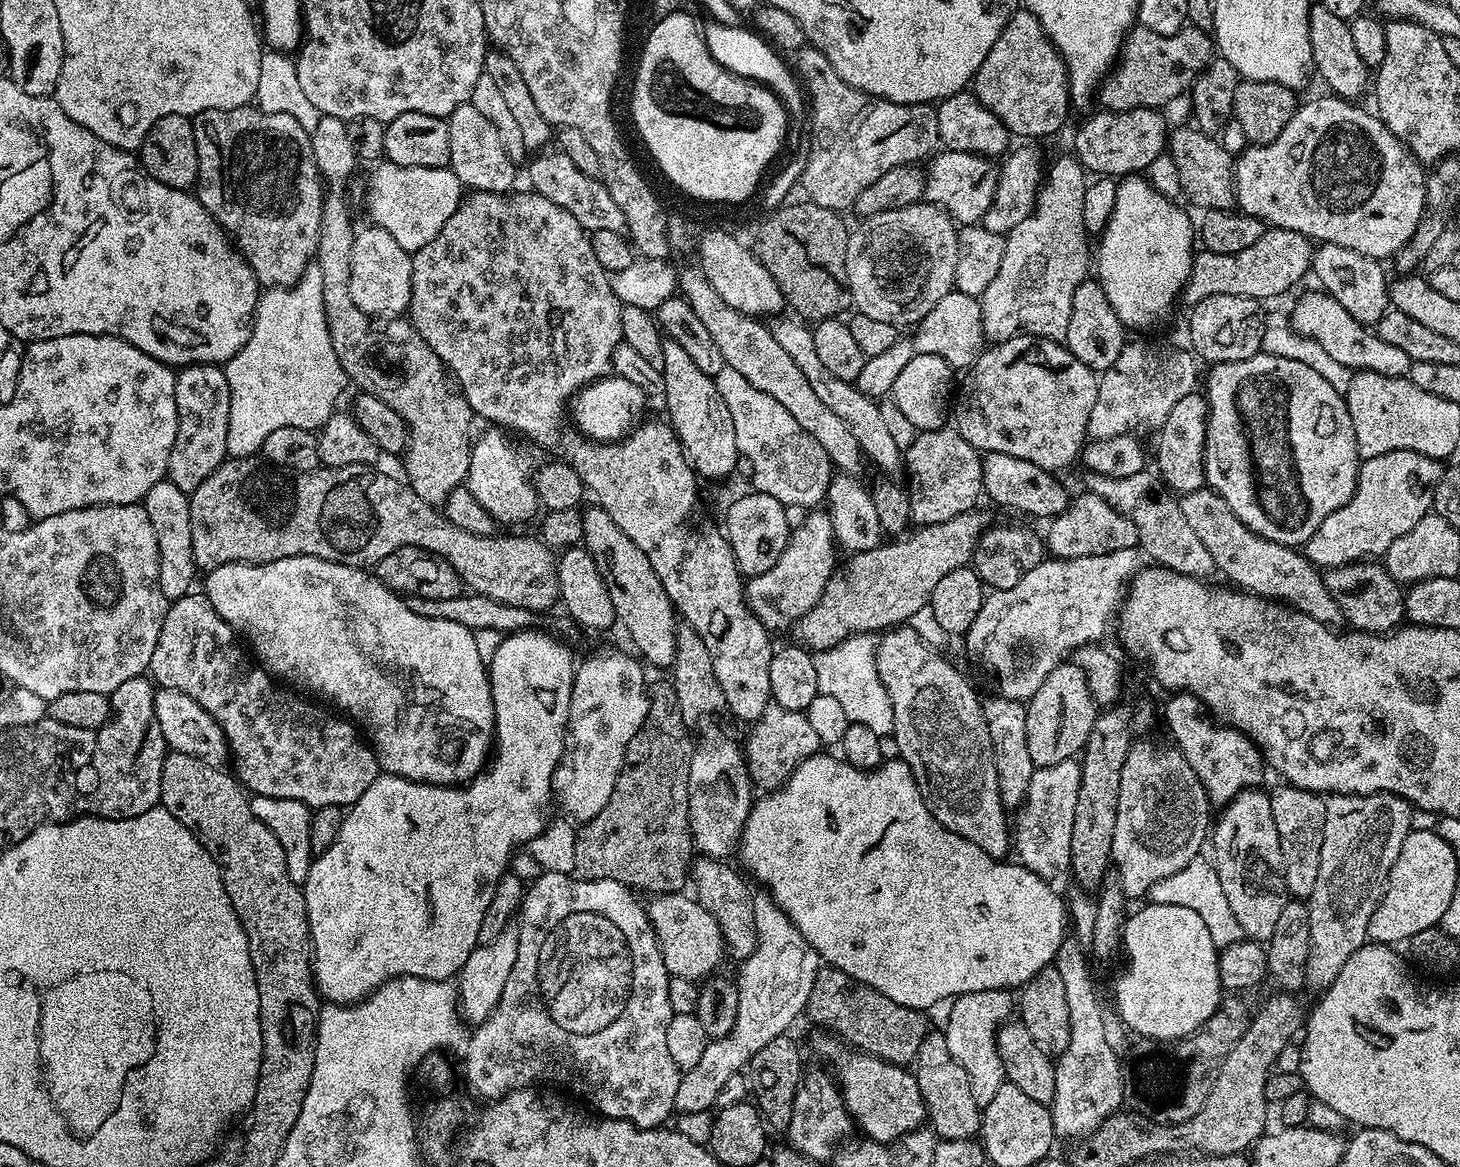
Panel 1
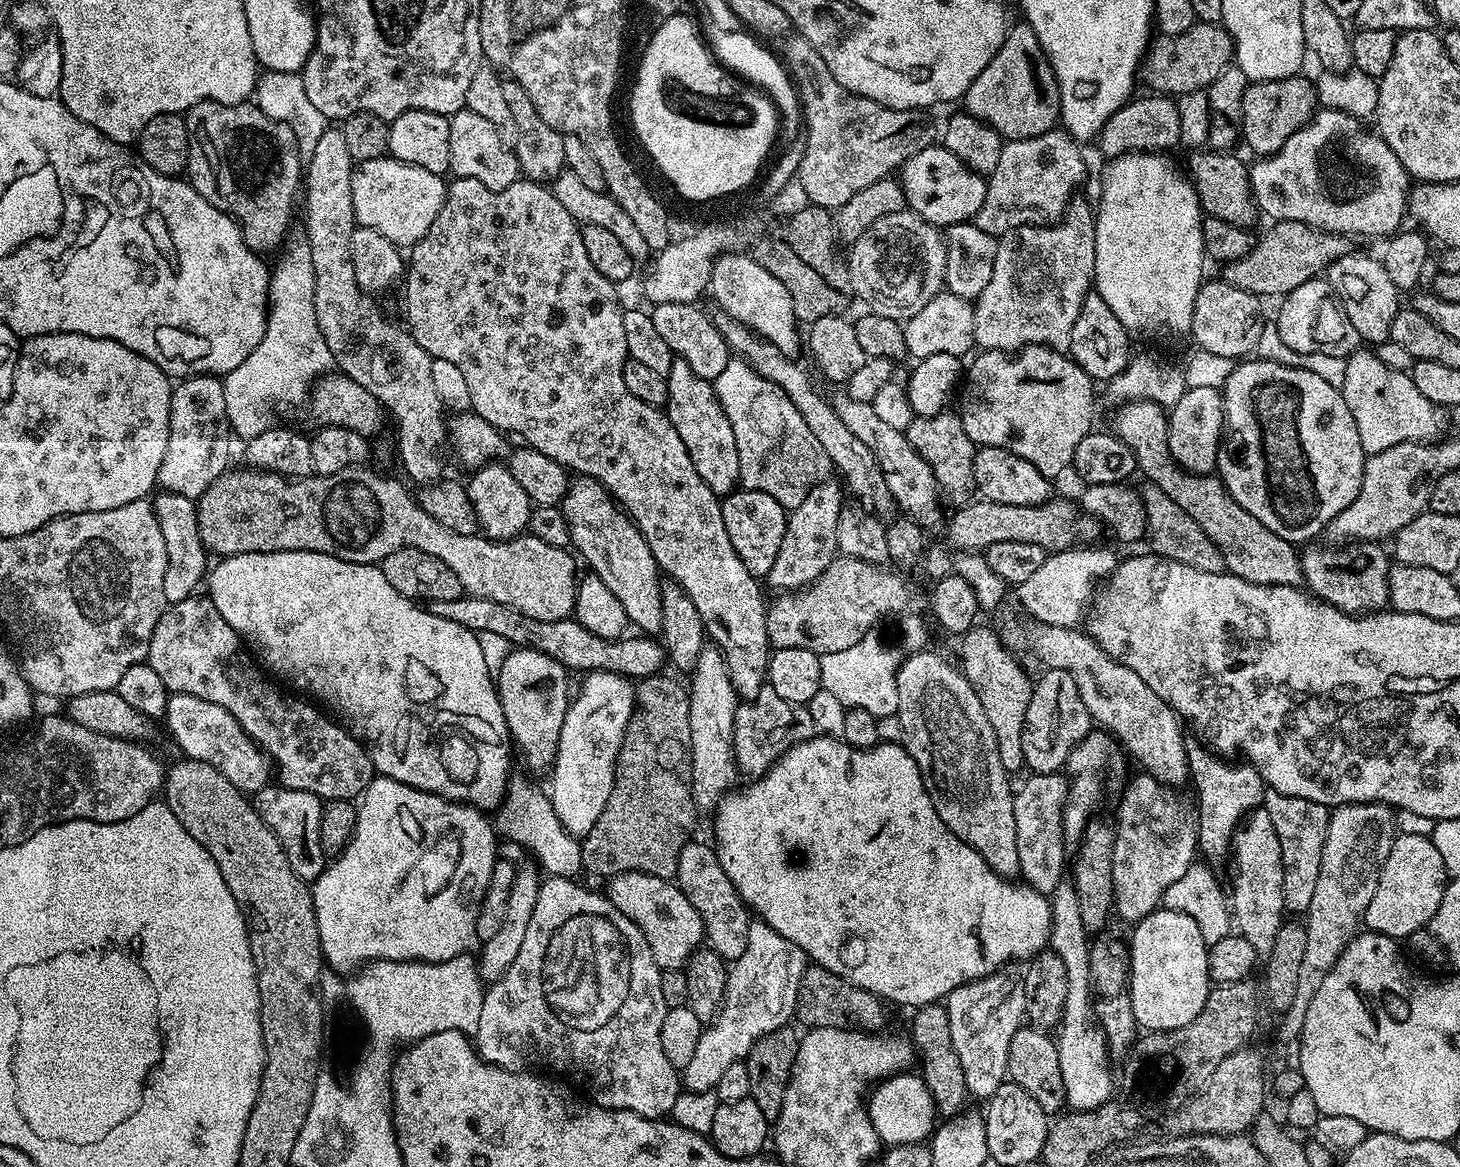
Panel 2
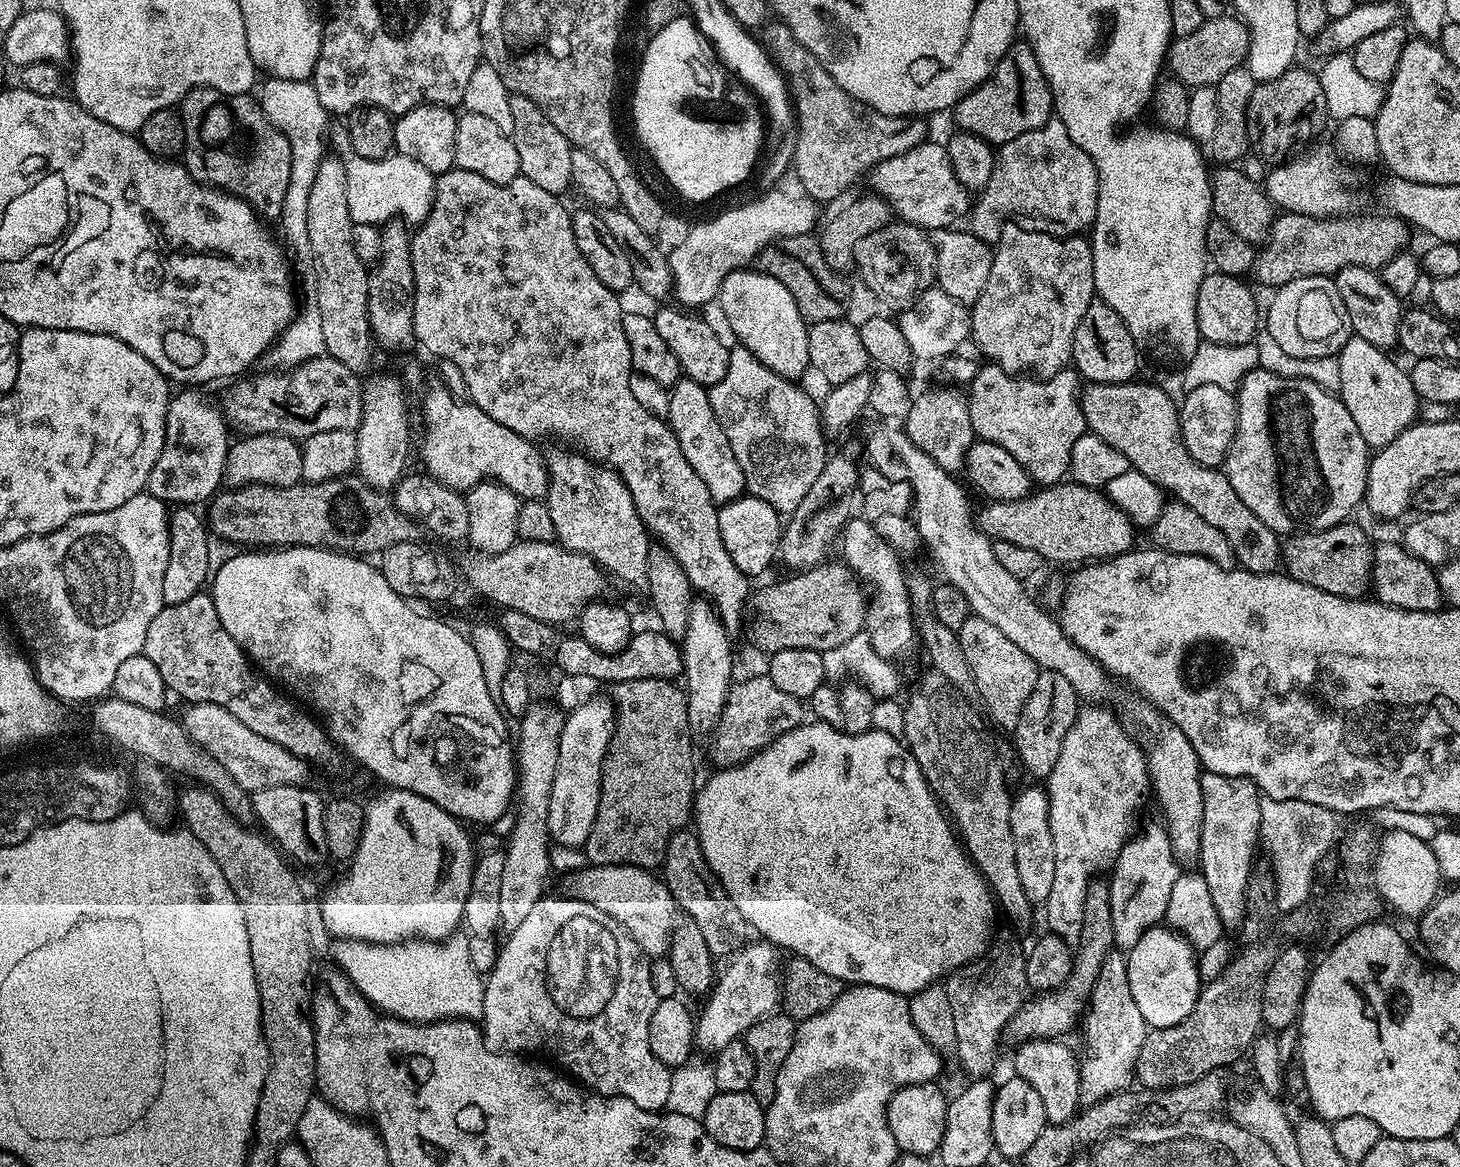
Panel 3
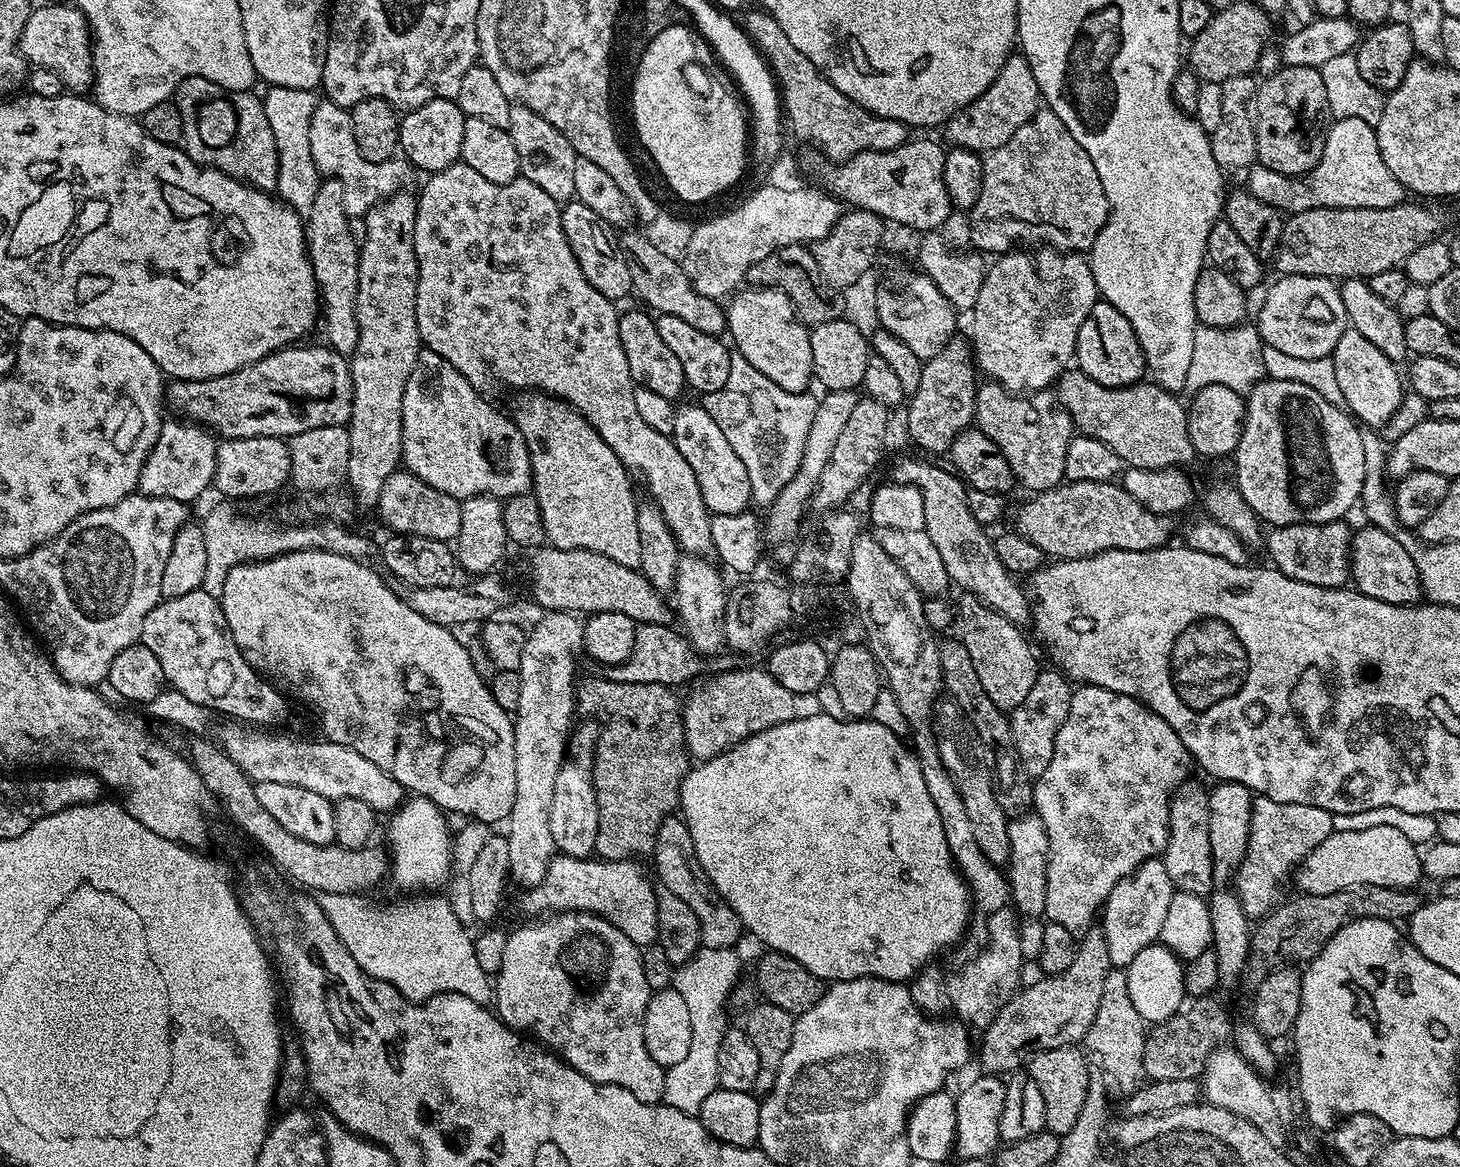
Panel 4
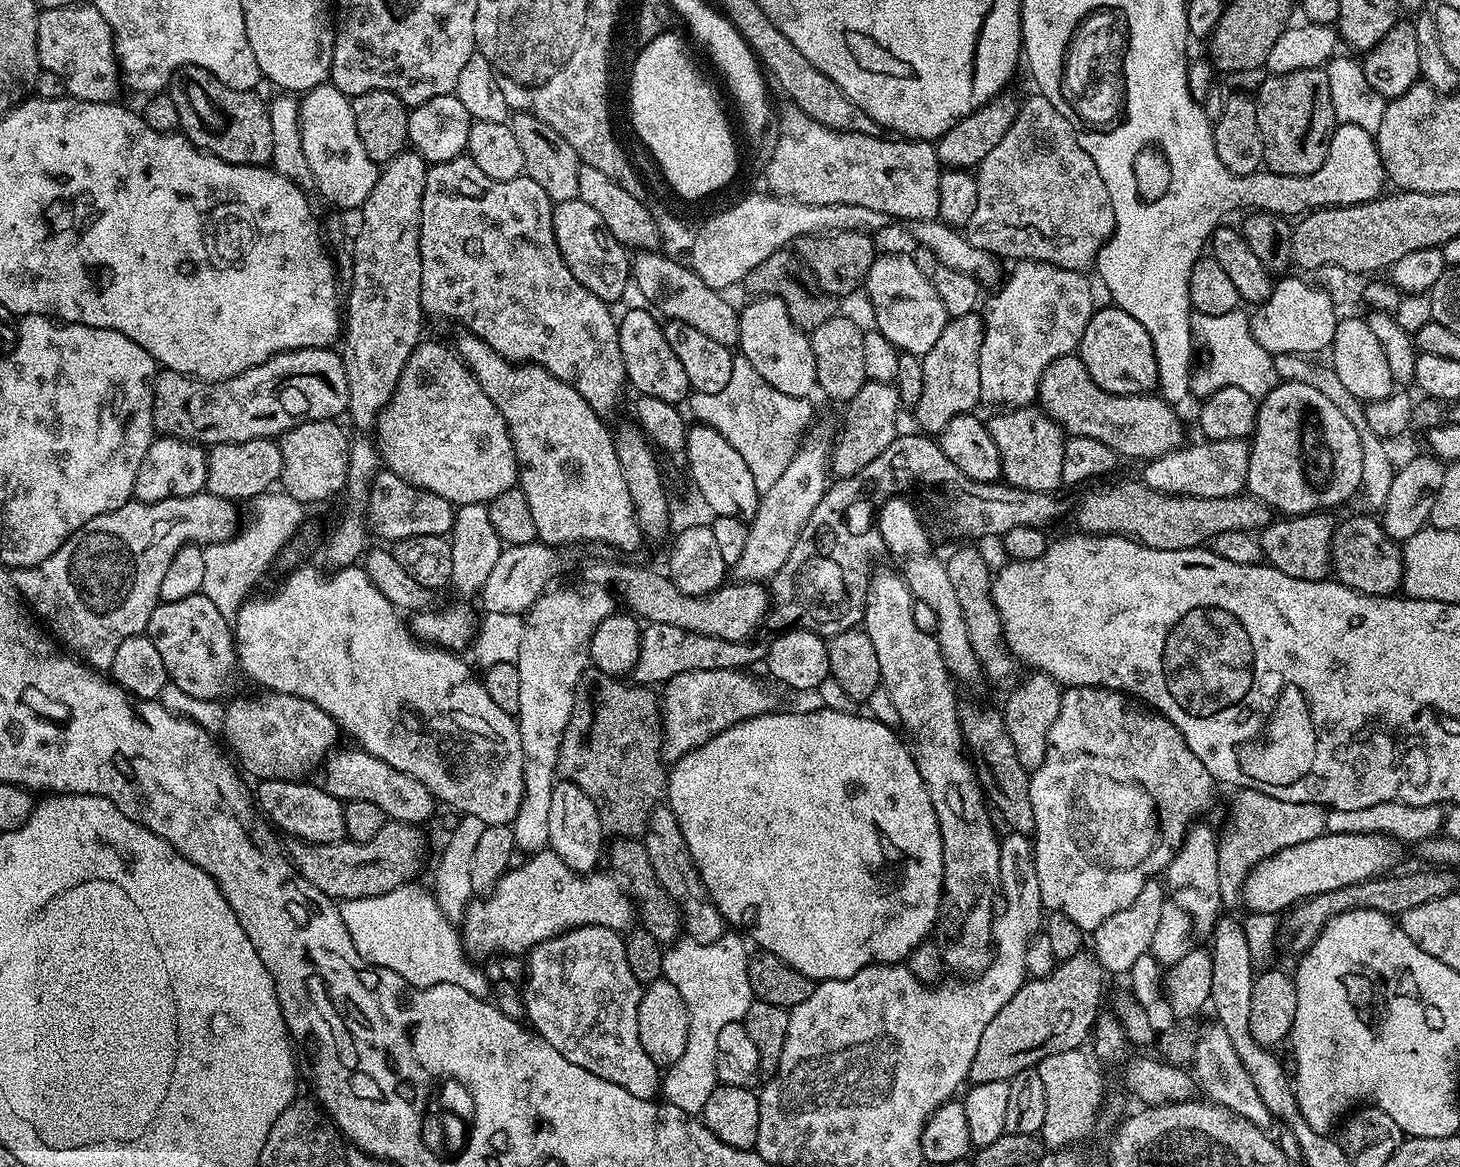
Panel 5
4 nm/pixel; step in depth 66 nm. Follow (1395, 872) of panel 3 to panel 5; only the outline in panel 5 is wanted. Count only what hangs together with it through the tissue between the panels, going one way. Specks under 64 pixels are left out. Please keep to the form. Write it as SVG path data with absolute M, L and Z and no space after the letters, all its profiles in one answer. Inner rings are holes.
M1325 831L1318 838L1310 838L1310 842L1298 842L1266 858L1252 871L1246 881L1247 911L1280 914L1312 896L1391 873L1396 864L1396 847L1398 844L1393 837L1375 832L1334 834Z

